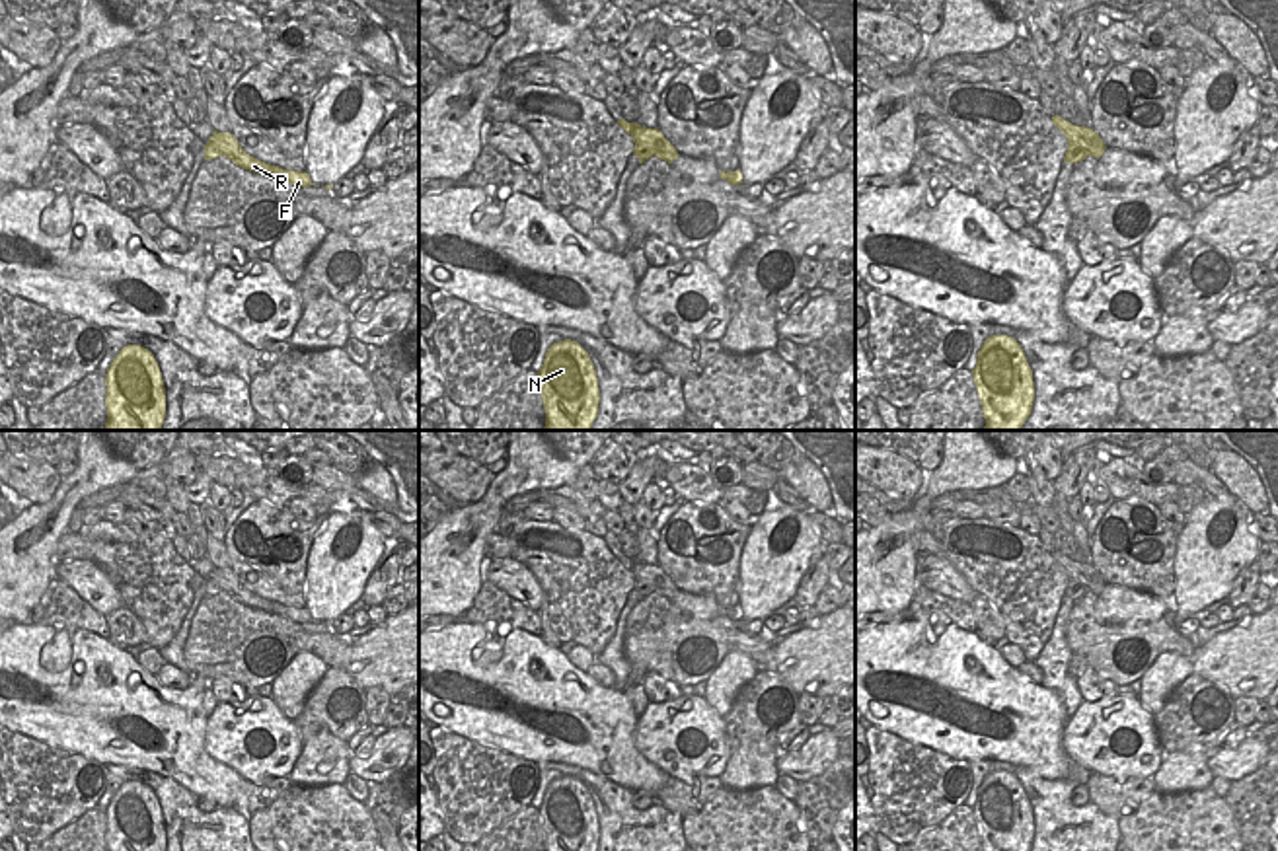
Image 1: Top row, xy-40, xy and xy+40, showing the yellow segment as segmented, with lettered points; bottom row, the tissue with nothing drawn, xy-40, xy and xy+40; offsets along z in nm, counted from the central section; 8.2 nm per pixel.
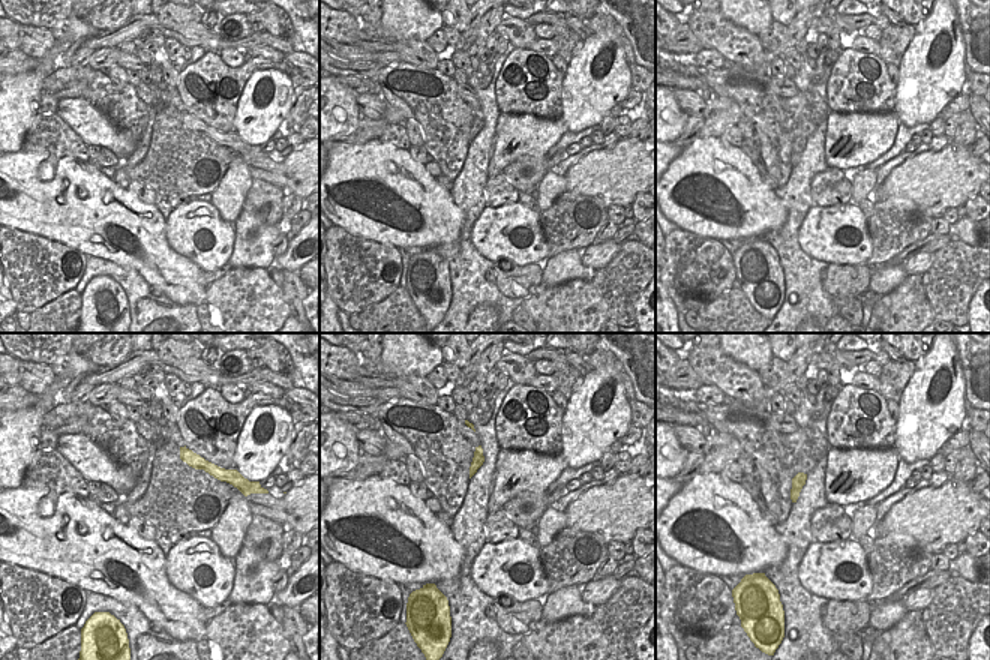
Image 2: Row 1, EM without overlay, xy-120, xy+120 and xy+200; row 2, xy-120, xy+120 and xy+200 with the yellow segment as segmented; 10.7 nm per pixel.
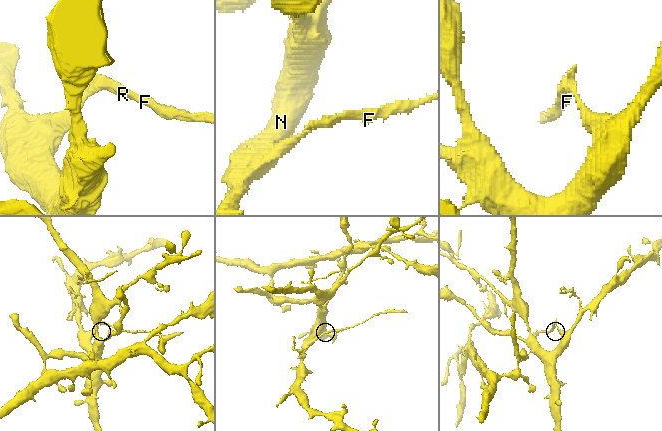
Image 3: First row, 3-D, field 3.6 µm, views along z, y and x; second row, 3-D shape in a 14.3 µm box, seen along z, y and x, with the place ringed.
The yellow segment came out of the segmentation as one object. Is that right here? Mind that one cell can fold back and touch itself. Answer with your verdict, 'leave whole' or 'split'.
split

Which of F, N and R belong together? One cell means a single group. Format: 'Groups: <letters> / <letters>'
Groups: F R / N.

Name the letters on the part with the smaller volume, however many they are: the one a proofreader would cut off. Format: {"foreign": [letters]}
{"foreign": ["F", "R"]}

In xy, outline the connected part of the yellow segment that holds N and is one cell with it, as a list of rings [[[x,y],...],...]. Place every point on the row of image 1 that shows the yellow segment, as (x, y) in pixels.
[[[571,339],[553,343],[538,376],[545,411],[544,430],[590,430],[600,389],[588,352]]]

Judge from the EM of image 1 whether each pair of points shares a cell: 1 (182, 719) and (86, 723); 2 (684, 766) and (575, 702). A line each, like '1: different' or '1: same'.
1: same
2: different

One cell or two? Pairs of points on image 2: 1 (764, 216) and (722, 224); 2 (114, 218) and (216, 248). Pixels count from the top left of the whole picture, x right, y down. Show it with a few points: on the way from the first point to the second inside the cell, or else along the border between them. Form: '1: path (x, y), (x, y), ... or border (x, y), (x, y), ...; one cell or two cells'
1: path (753, 216), (732, 222); one cell
2: border (165, 219), (167, 243), (189, 260); two cells

